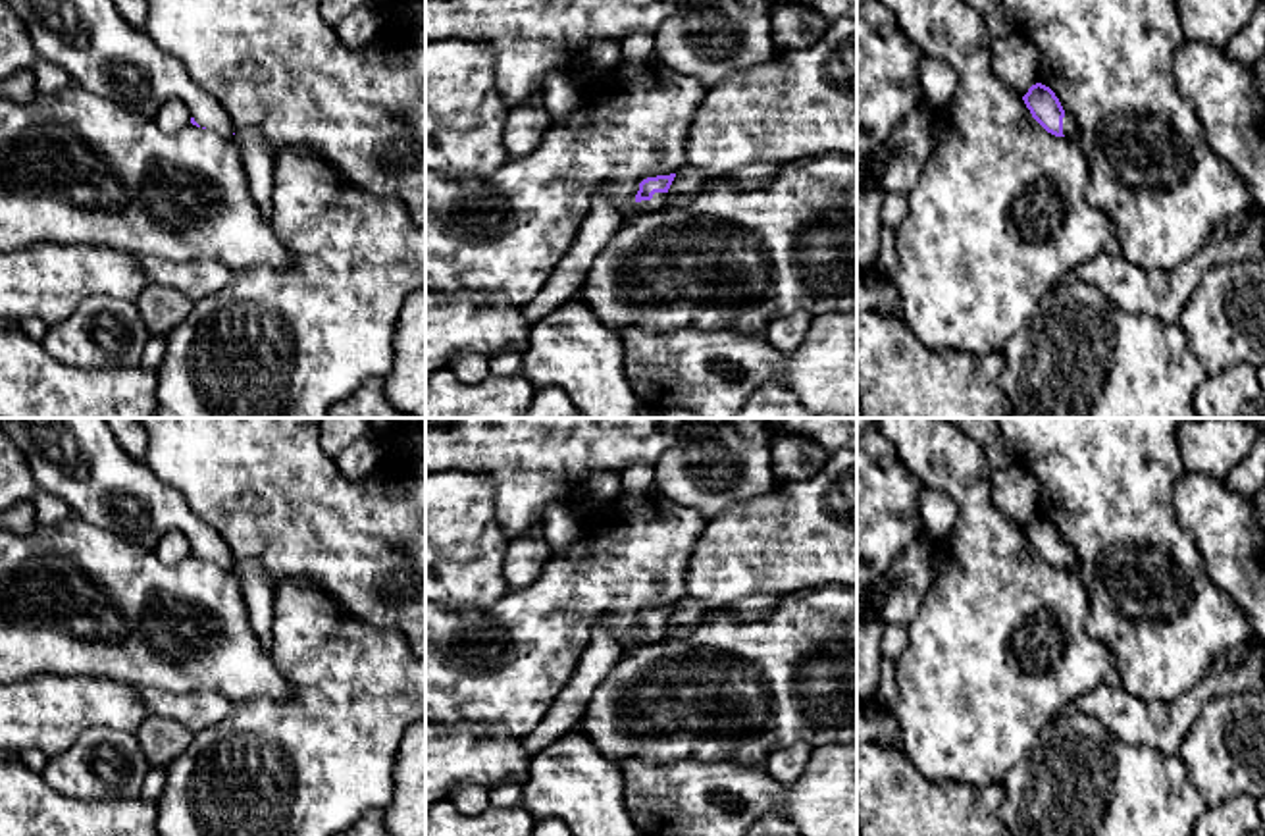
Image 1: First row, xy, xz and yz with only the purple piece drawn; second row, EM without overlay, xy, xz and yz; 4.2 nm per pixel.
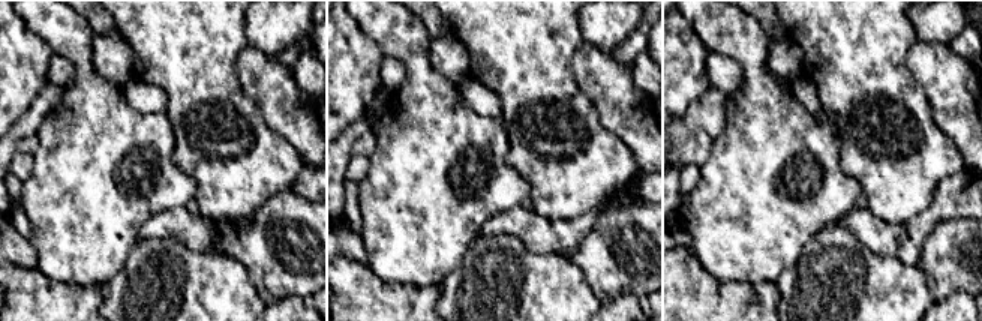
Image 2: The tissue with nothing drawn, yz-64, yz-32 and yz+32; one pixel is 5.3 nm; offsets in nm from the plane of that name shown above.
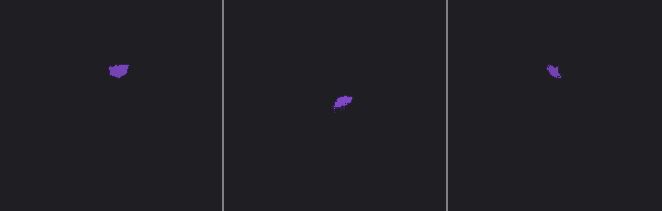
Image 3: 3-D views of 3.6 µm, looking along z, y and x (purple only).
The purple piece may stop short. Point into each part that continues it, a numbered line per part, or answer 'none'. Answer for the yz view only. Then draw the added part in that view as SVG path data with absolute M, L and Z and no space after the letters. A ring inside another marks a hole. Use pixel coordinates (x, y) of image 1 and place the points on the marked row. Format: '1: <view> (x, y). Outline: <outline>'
1: yz (1069, 126). Outline: M1065 112L1065 118L1063 118L1063 135L1071 137L1071 139L1076 139L1076 135L1078 135L1076 121L1067 112Z

